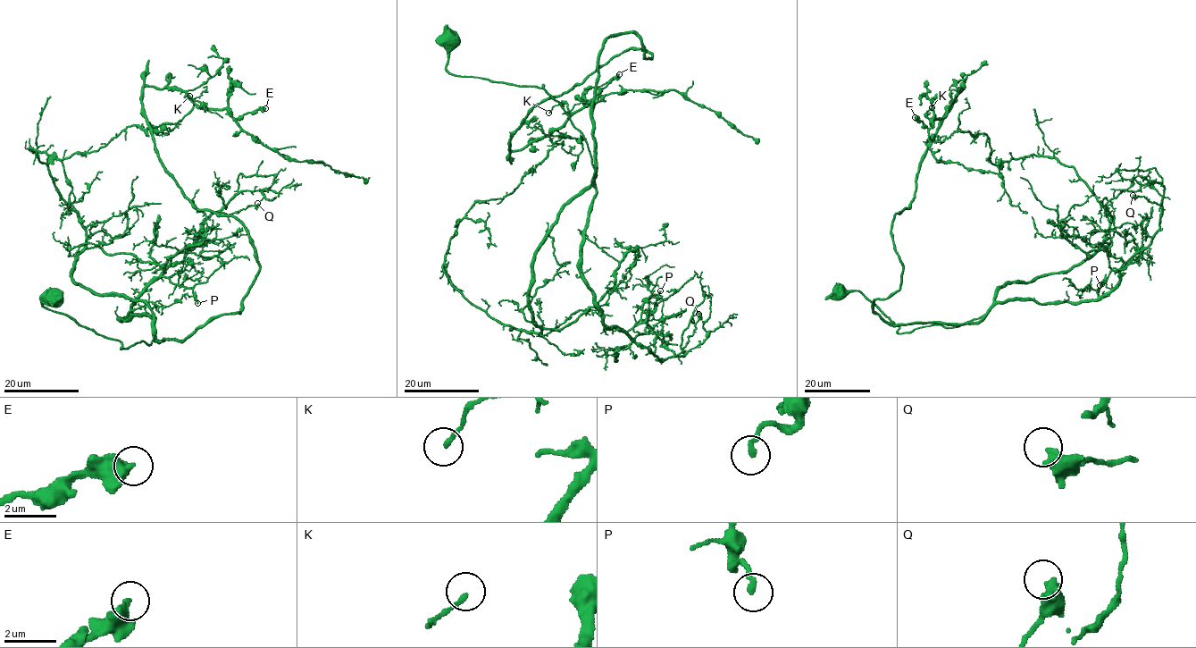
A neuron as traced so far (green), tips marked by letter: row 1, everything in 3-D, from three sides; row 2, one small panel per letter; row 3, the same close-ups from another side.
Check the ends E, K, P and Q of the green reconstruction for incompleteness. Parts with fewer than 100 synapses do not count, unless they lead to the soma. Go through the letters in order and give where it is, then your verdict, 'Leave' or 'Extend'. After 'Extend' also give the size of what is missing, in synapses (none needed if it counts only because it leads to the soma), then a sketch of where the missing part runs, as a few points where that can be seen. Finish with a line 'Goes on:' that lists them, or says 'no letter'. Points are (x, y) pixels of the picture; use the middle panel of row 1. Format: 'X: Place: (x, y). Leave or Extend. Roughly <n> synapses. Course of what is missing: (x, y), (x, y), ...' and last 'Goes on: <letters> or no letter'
E: Place: (619, 74). Leave
K: Place: (548, 113). Leave
P: Place: (660, 290). Leave
Q: Place: (698, 314). Leave
Goes on: no letter

